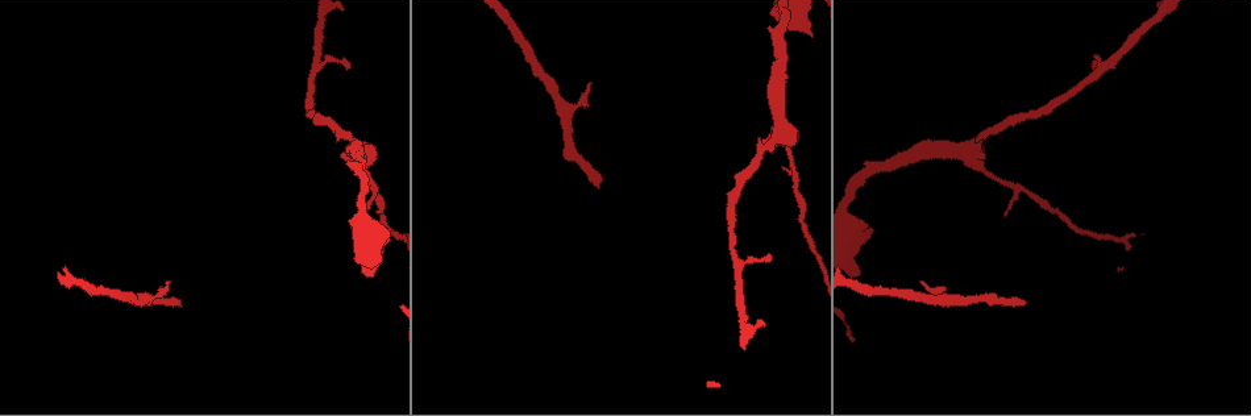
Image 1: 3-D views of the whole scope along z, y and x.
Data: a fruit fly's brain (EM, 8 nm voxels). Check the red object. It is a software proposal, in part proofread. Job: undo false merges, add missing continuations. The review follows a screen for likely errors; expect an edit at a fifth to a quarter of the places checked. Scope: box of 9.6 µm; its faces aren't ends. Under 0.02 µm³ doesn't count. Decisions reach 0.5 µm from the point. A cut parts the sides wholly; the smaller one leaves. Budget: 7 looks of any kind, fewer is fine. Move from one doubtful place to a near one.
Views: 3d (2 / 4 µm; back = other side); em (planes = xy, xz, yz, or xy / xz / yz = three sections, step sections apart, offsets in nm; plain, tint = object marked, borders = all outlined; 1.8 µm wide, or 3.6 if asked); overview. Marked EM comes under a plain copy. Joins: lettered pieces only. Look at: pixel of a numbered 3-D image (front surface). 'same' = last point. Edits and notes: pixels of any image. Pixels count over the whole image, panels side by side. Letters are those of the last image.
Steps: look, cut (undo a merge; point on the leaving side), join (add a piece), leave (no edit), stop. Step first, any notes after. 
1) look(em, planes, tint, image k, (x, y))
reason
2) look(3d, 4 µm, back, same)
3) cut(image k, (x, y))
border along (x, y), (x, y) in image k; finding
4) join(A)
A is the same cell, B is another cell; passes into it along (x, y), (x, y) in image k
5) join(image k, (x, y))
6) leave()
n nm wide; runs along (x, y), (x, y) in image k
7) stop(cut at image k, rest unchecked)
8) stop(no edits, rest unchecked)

look(em, 3.6 µm, planes, borders, image 1, (859, 235))
thick turns thin

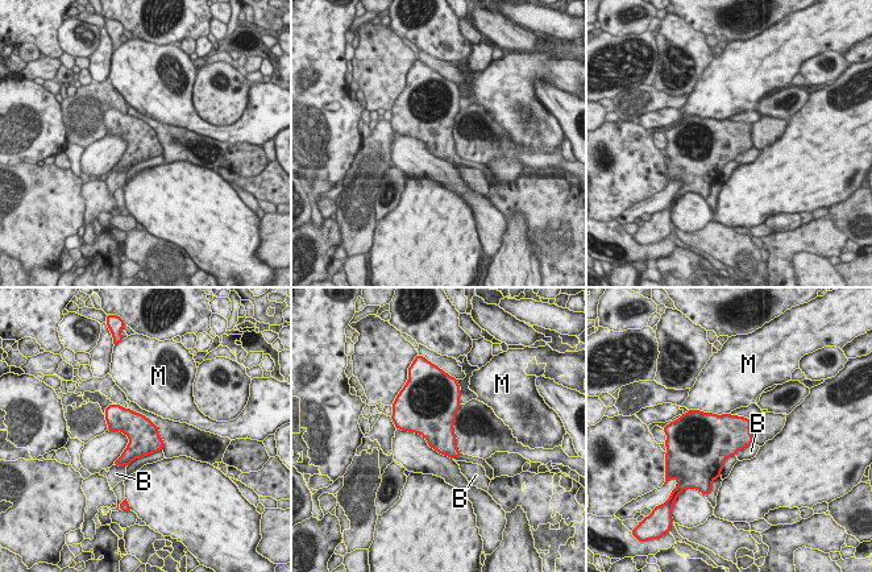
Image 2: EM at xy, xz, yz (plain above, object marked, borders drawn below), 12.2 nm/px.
leave()
B and M are other cells; border along (751, 442), (734, 455) in image 2; all the same neuron

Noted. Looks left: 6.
look(em, xz, step 4, tint, image 1, (371, 176))
thick turns thin

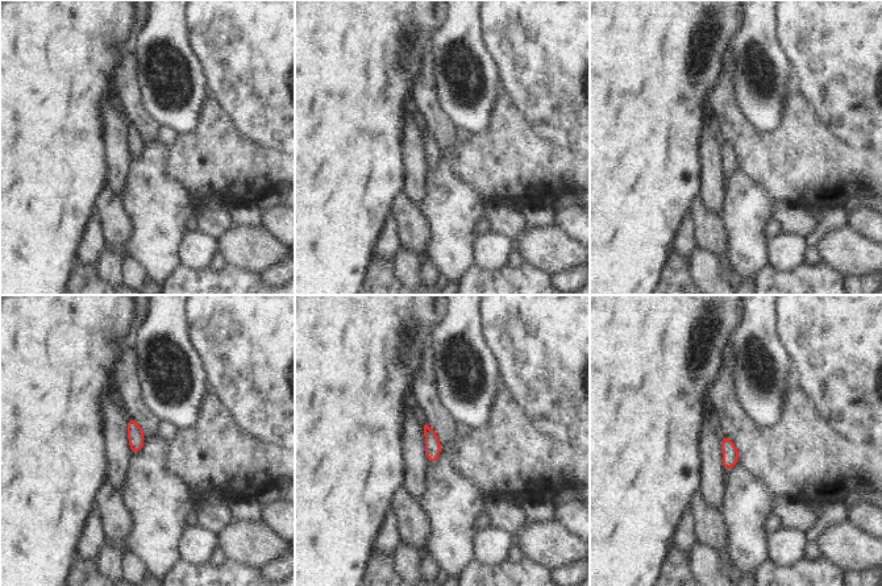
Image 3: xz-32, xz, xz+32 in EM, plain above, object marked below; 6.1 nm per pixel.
look(em, planes, tint, same)
cut it another way

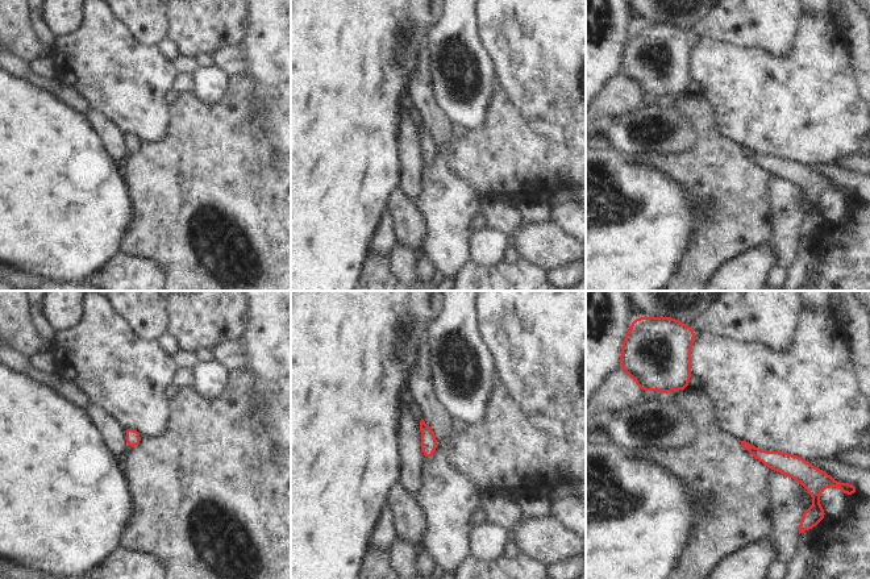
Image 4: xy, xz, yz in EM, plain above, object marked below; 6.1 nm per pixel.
look(em, planes, borders, same)

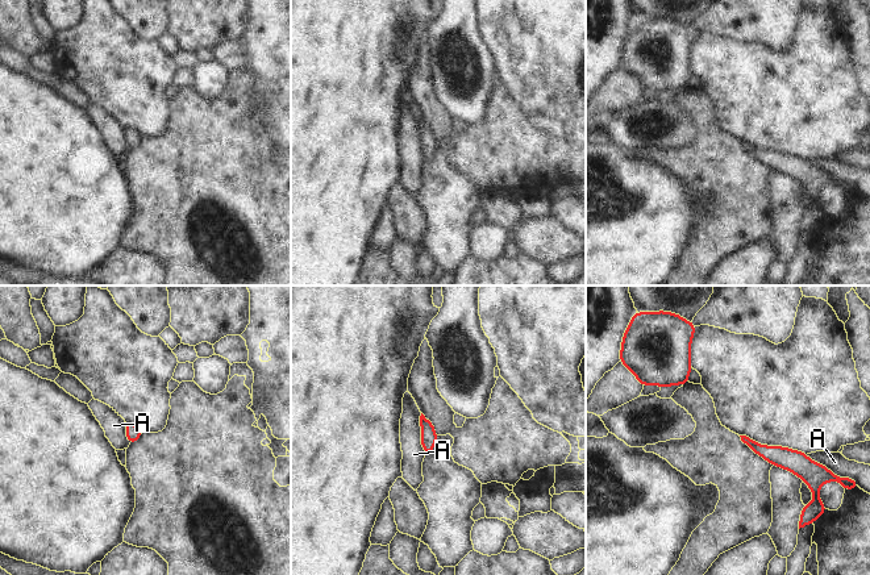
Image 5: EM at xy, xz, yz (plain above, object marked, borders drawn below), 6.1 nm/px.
leave()
A is another cell; runs along (749, 442), (767, 453), (806, 463) in image 5; one neuron here

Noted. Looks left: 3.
look(em, planes, borders, image 1, (177, 302))
free end

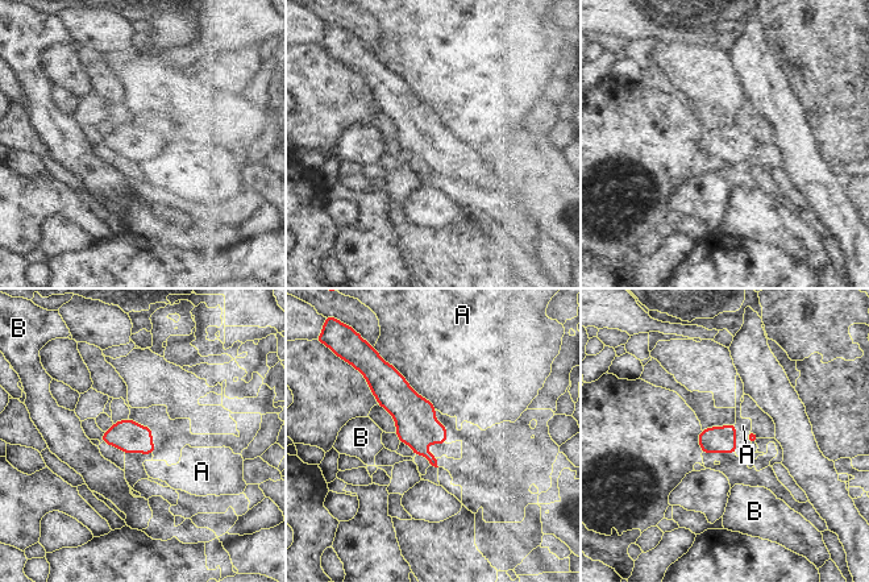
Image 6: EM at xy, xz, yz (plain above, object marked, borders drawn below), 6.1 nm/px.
leave()
A touches over 440 nm; A and B are other cells; border along (382, 360), (436, 408) in image 6; none of them fits

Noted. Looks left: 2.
stop(no edits, rest unchecked)

